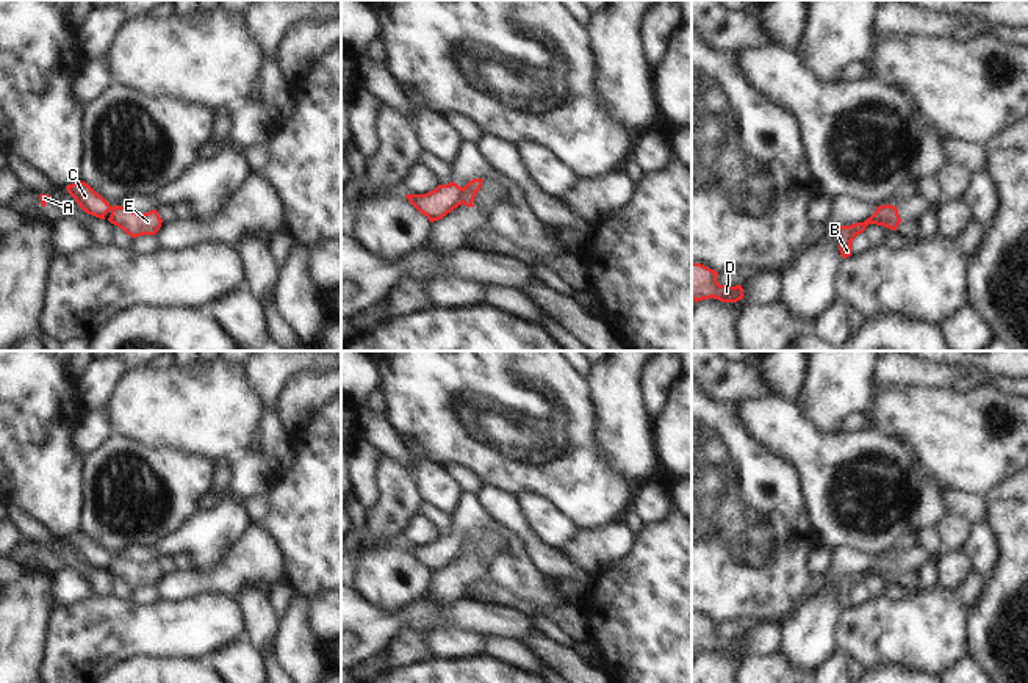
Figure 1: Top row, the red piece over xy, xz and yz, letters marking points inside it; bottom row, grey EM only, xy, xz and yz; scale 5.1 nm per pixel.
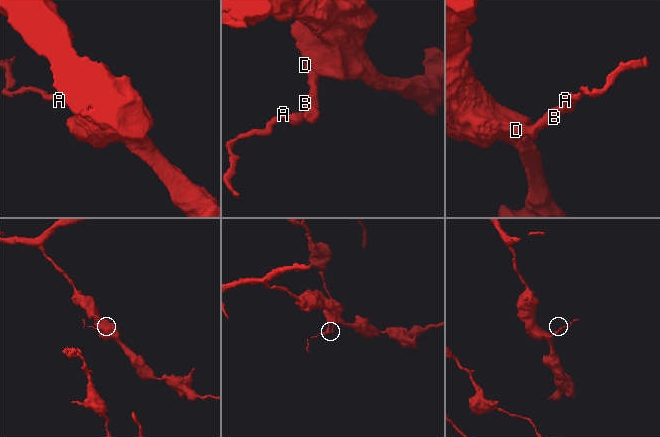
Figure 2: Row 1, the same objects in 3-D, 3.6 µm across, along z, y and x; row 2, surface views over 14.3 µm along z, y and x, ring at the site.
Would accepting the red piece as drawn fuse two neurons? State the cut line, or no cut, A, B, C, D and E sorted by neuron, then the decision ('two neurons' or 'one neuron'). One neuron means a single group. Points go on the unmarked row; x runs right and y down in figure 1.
cut in xz along (463, 539), (460, 553); A C / B D E; two neurons

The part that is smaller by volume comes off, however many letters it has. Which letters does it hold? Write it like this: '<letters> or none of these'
A, C.

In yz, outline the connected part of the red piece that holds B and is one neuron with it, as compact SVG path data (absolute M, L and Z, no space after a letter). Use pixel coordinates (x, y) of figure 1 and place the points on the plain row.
M879 556L875 564L867 569L864 573L856 573L851 576L840 576L834 581L839 591L839 602L842 609L851 606L851 592L856 586L862 584L868 575L884 576L890 581L897 581L901 573L897 558L893 556Z

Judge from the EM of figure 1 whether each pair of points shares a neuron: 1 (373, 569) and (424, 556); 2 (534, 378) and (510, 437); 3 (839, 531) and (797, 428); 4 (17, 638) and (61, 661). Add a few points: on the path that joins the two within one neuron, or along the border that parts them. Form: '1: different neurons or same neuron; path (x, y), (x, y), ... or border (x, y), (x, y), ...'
1: different neurons; border (404, 545), (431, 574)
2: same neuron; path (534, 392), (534, 414), (524, 423)
3: same neuron; path (828, 506), (825, 497), (825, 466), (812, 453)
4: different neurons; border (50, 616), (46, 652), (39, 666)

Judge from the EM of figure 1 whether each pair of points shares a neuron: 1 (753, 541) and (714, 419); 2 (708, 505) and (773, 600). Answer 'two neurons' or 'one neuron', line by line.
1: one neuron
2: one neuron

